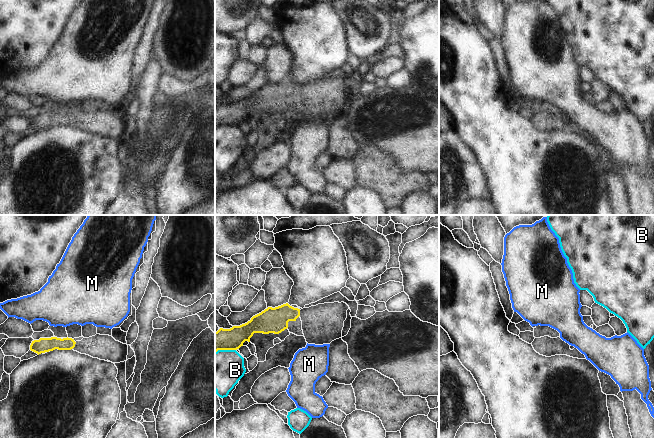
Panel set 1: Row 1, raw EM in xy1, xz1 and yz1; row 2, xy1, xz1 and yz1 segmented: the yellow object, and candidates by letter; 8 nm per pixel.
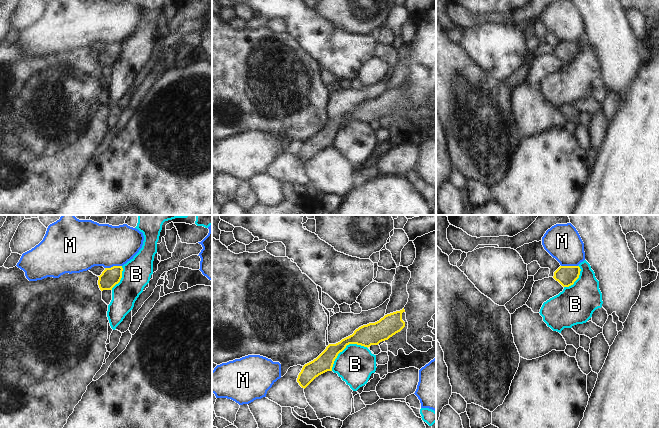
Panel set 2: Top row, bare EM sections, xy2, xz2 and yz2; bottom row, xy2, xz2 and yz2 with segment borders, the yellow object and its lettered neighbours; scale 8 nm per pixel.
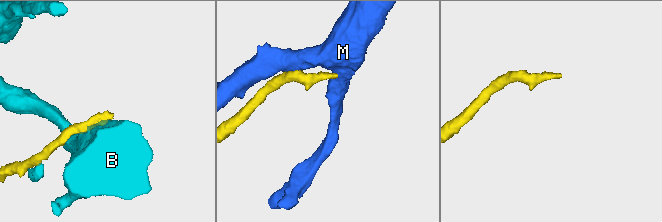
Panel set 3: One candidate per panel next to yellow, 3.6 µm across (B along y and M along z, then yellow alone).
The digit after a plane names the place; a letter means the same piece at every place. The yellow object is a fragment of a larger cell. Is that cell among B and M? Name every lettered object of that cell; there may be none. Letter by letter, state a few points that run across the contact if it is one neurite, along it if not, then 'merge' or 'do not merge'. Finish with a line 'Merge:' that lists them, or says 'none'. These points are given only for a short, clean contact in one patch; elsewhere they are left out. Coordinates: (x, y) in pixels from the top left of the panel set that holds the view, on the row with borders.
B: line xz2 (367, 347), (348, 344), (338, 354), (331, 370); do not merge
M: line xy2 (121, 265), (105, 268); do not merge
Merge: none

